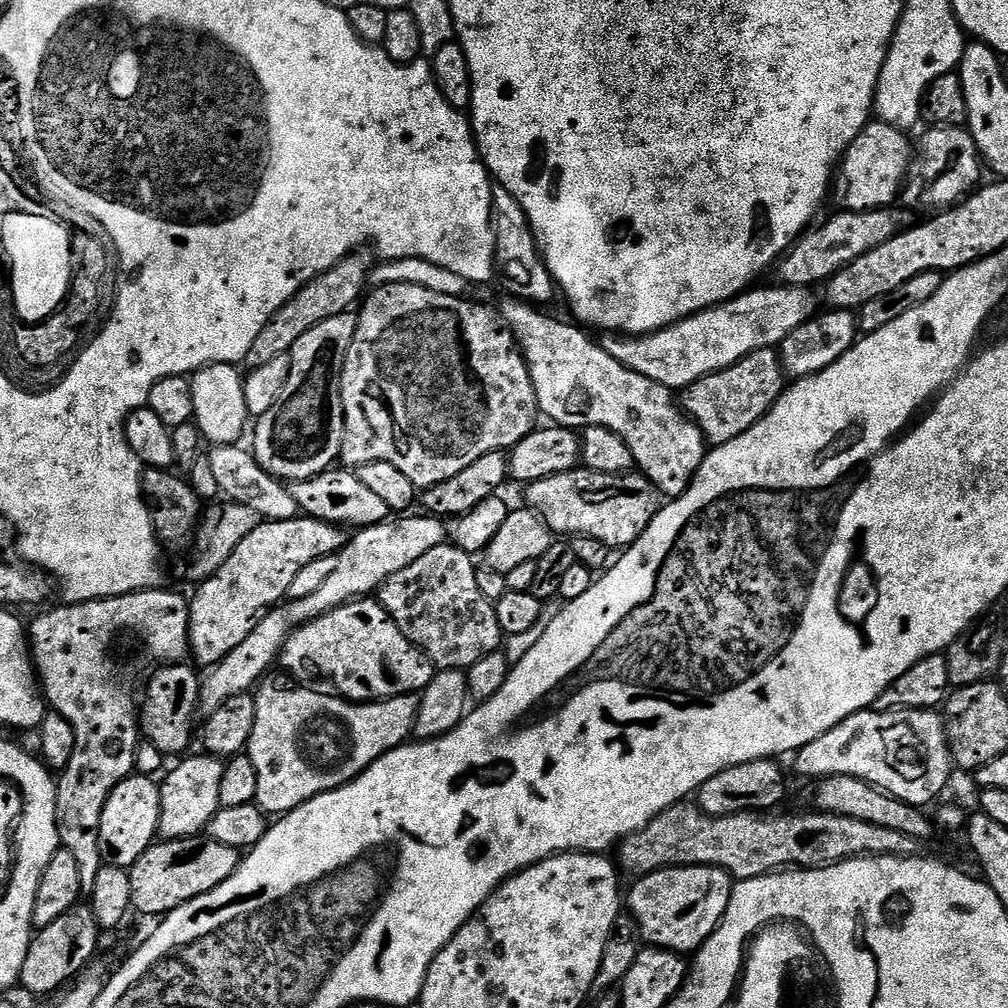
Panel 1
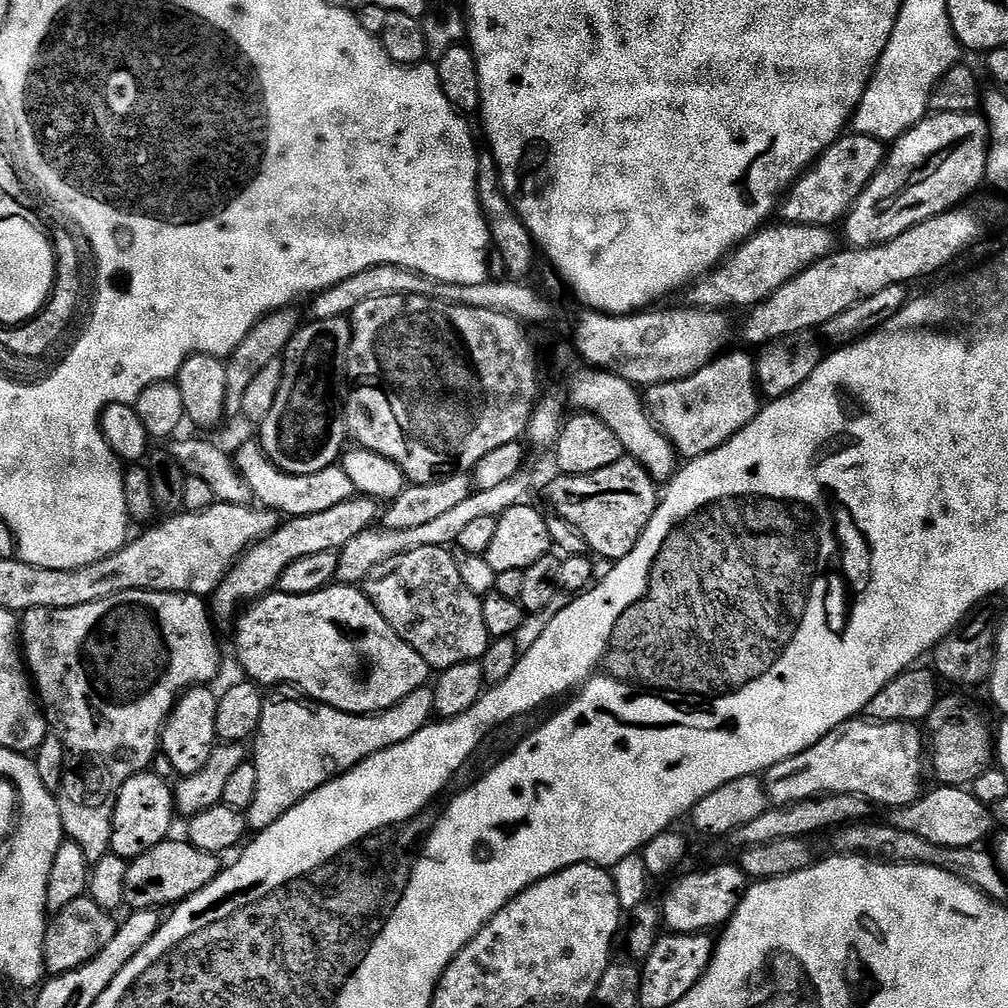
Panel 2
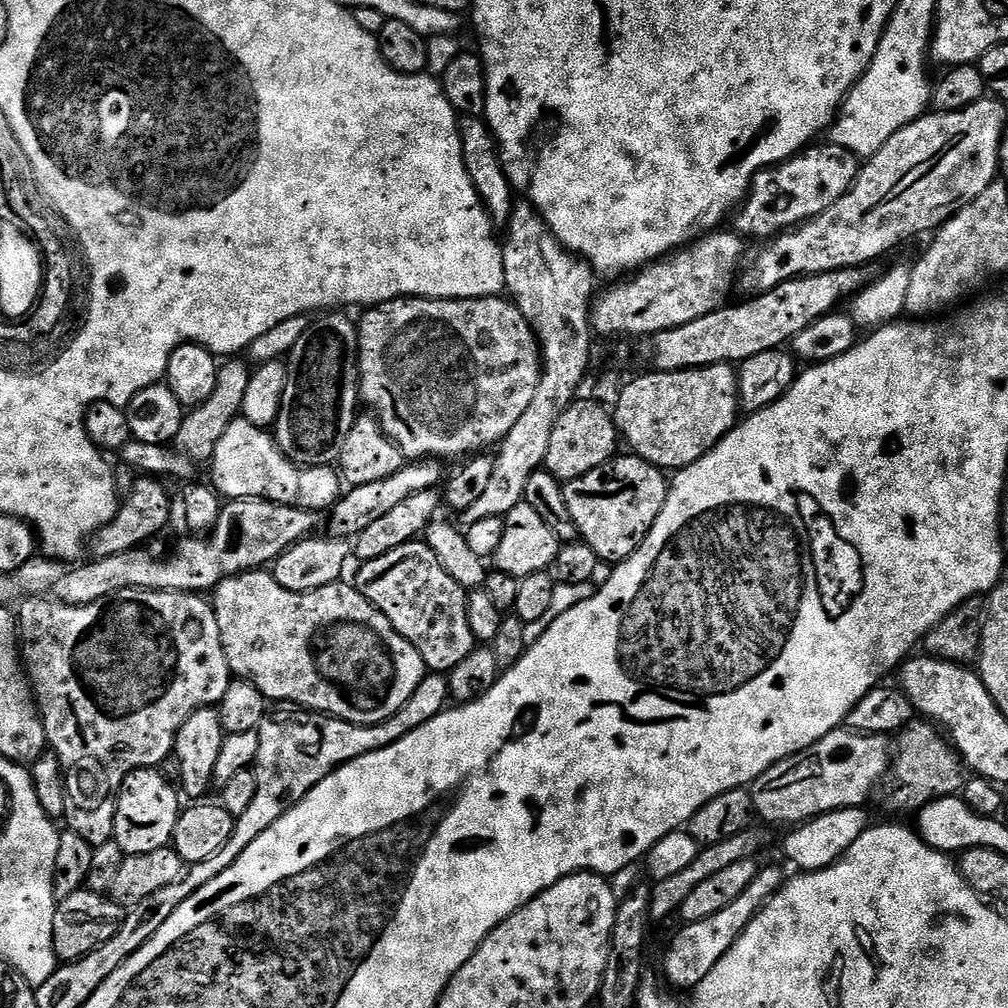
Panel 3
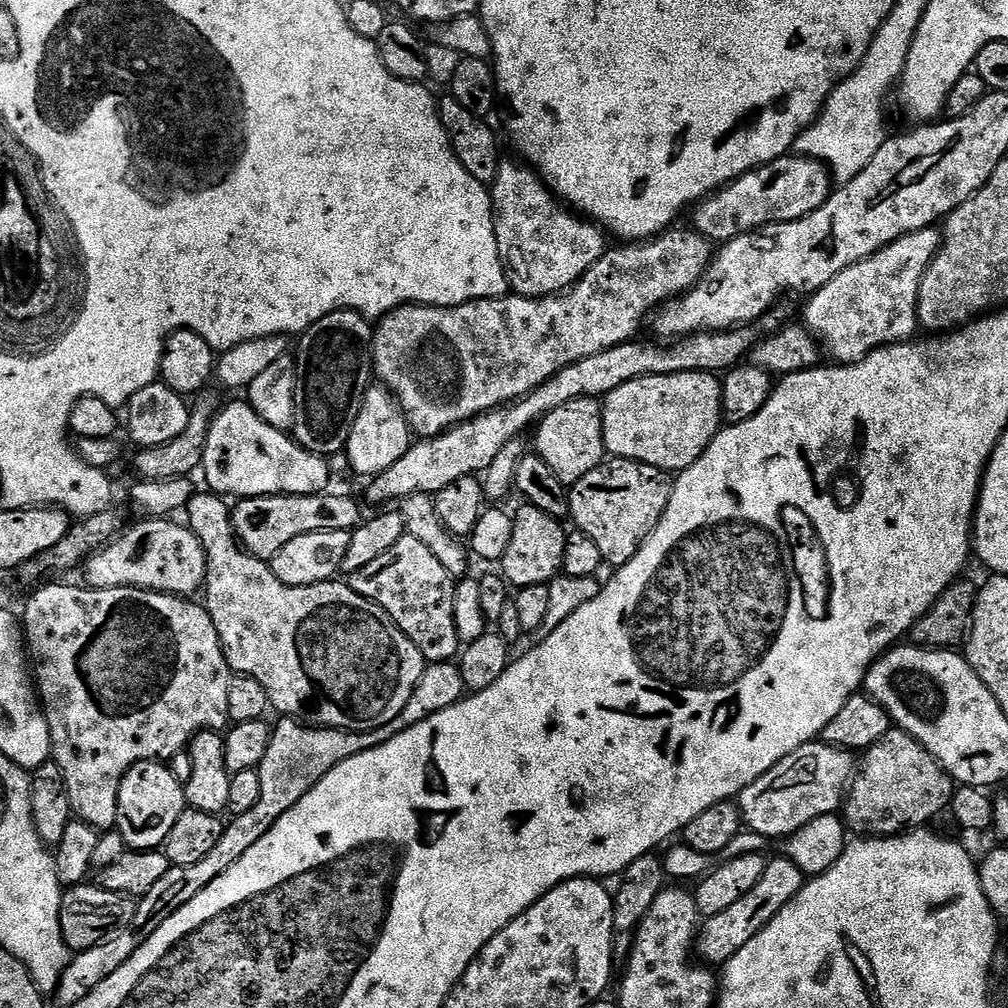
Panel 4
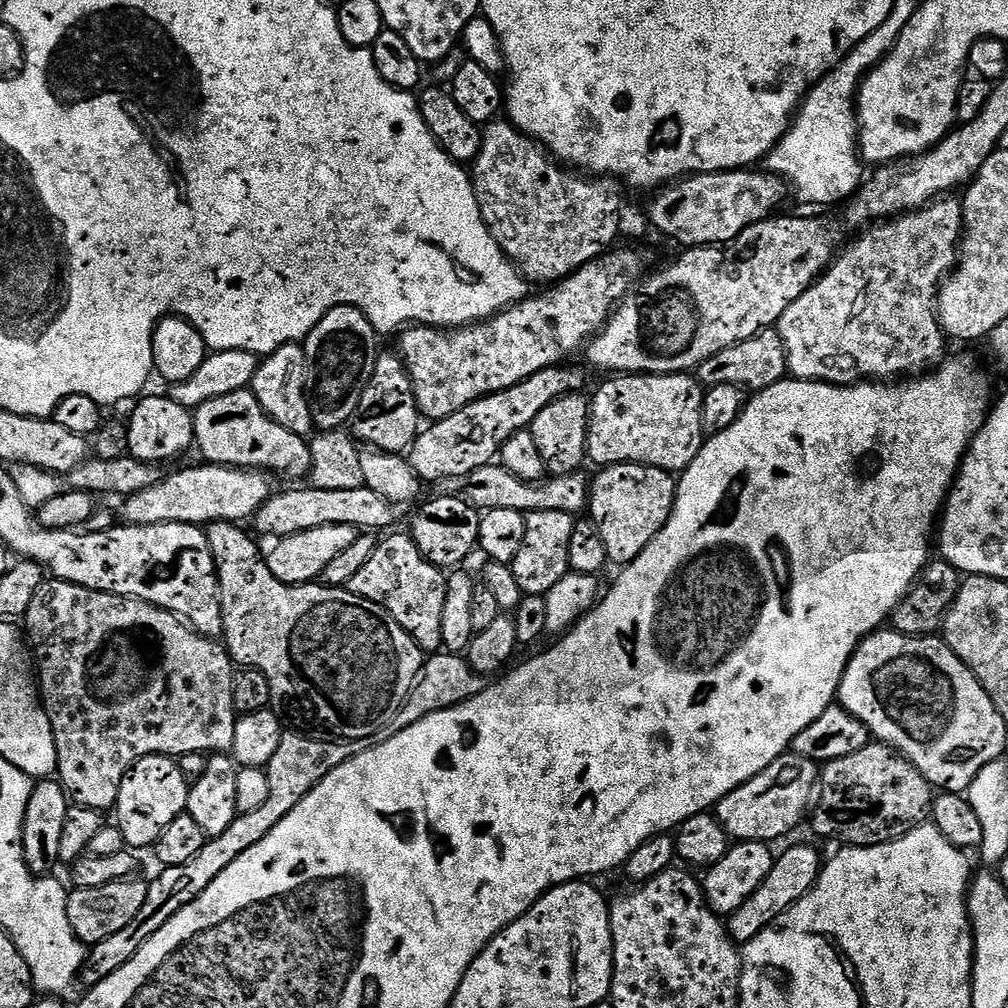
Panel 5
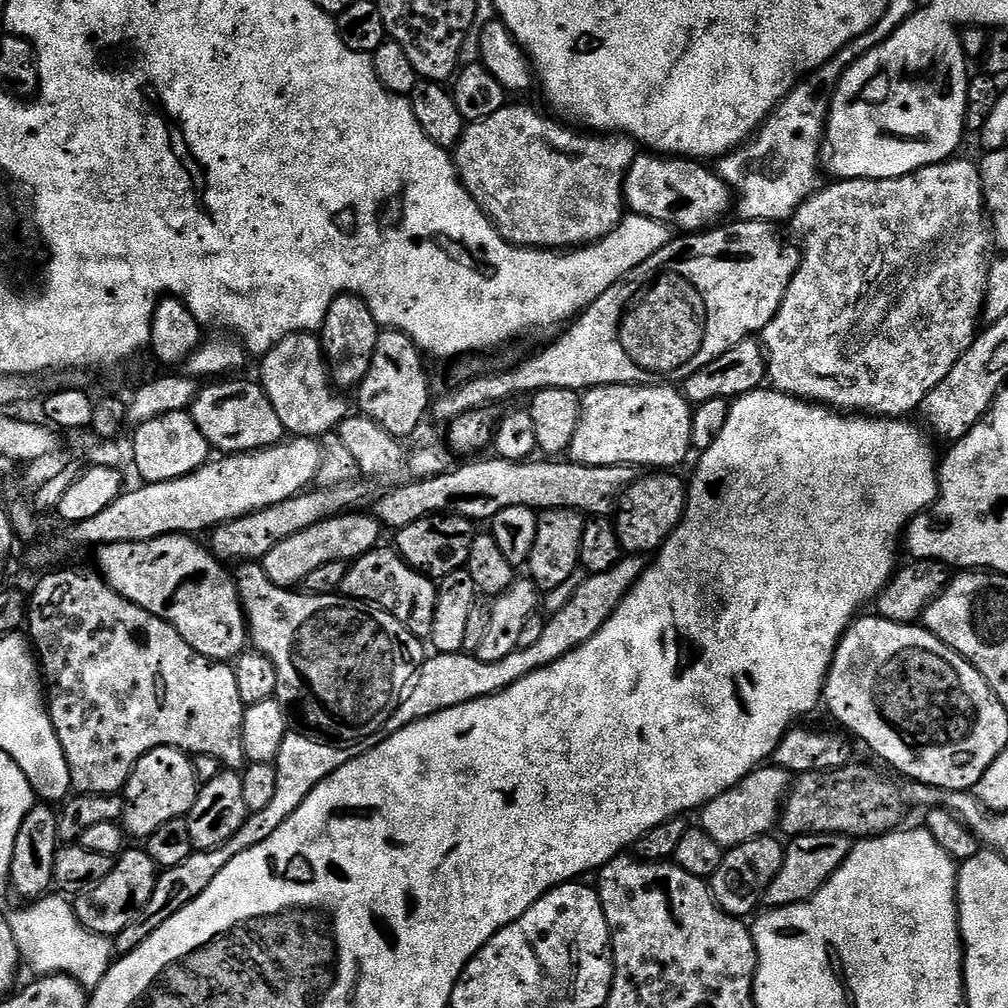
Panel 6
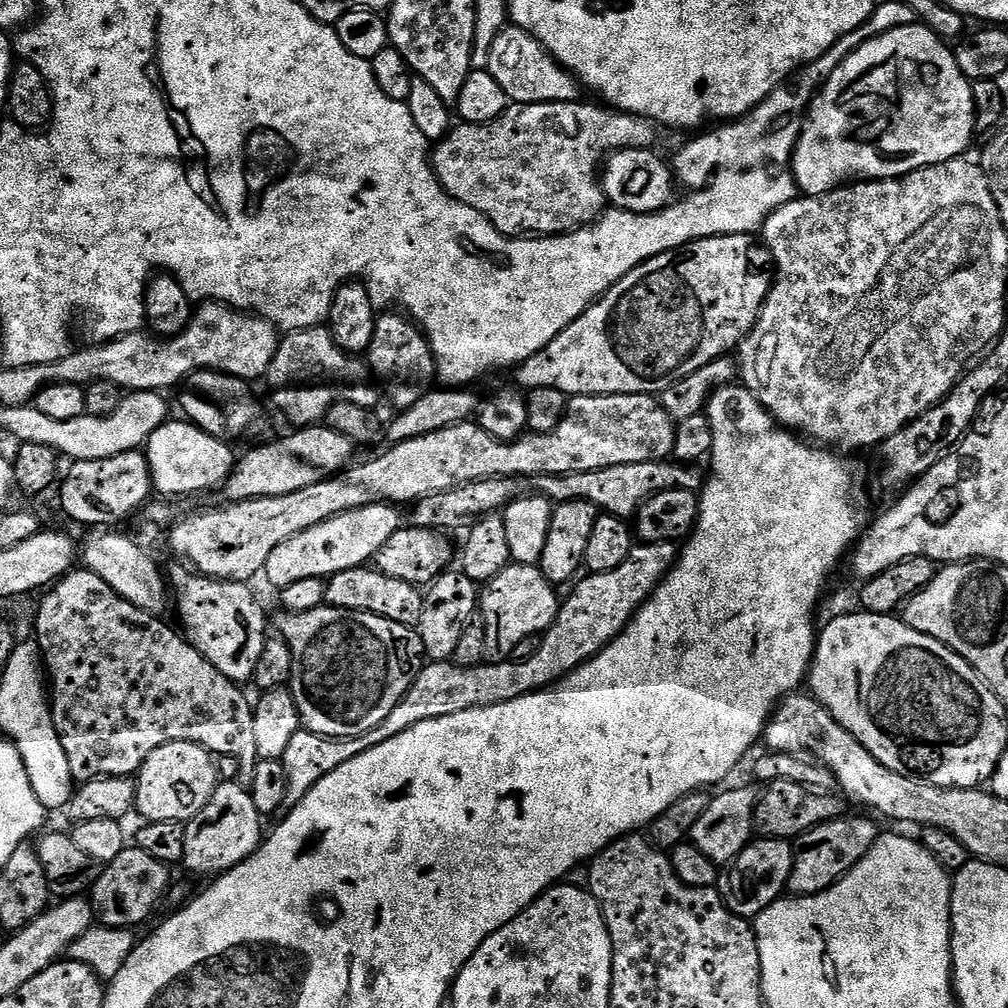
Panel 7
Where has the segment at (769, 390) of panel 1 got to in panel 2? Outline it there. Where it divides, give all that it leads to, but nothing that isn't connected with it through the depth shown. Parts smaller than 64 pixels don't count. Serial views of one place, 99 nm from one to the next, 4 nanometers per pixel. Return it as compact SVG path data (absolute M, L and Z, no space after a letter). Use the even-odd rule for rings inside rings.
M731 352L717 356L712 363L686 378L654 384L647 389L646 404L650 415L659 424L660 431L674 441L681 457L691 458L712 452L734 438L734 434L742 431L760 413L762 393L756 379L757 361L748 352Z

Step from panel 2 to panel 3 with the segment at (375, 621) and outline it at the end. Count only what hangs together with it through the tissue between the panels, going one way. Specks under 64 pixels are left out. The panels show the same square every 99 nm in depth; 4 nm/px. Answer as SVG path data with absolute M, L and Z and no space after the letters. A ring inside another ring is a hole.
M253 570L239 572L236 576L225 576L211 593L210 603L218 618L218 634L222 634L222 650L226 650L226 662L230 666L233 677L254 682L254 686L262 690L264 699L269 702L284 700L280 702L288 706L306 708L309 712L323 712L325 716L338 716L351 724L377 724L398 714L398 710L402 710L402 706L410 702L410 694L414 694L414 690L418 690L418 686L424 681L426 669L422 654L418 654L414 645L406 638L402 638L402 634L394 630L394 626L390 626L382 610L375 608L351 583L344 583L327 584L309 592L295 592L278 586L278 582L268 570Z

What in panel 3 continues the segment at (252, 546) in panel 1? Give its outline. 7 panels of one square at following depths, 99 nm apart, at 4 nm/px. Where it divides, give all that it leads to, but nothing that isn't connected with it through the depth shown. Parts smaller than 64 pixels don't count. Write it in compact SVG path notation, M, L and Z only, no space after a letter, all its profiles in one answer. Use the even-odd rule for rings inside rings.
M418 460L405 463L398 474L390 474L390 478L381 478L379 482L370 482L357 488L349 487L331 507L332 517L329 520L327 517L326 520L326 528L327 524L329 528L327 531L336 538L360 536L366 526L371 526L376 519L382 518L389 510L394 510L394 506L399 506L405 498L410 498L410 494L418 494L431 488L439 489L446 480L444 468L445 465L438 460Z

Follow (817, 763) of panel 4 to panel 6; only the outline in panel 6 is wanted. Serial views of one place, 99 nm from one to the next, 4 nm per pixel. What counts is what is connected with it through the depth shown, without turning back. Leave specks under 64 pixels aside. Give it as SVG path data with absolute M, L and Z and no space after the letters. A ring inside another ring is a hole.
M761 766L757 768L756 771L751 772L746 778L739 780L733 788L718 794L718 798L714 798L711 802L704 805L699 813L699 816L701 815L700 820L698 820L699 827L704 828L706 834L710 834L710 838L714 838L714 842L718 842L718 846L722 846L725 850L737 848L740 844L750 842L759 836L769 835L777 827L780 810L784 798L788 794L788 789L792 786L793 779L793 773L787 772L784 768L775 766Z

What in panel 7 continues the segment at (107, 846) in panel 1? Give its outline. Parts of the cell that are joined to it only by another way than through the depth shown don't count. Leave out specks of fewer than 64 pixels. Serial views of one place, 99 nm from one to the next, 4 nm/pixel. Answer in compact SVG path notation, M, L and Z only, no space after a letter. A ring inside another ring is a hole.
M170 742L166 746L158 746L150 758L140 768L135 777L137 813L141 812L148 822L166 822L193 820L210 802L210 794L214 794L218 777L216 761L213 753L194 742Z

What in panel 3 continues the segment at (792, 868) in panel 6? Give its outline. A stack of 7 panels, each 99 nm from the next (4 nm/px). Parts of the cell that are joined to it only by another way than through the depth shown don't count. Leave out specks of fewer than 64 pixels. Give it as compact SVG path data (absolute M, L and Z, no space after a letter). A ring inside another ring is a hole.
M768 864L765 868L763 865L757 871L754 882L750 882L750 886L746 886L746 890L742 890L742 895L734 898L734 902L730 902L730 906L726 906L726 910L718 910L718 914L714 914L710 918L702 918L702 922L684 924L681 932L669 942L668 949L664 952L665 977L663 976L663 979L676 990L697 988L702 982L702 978L706 978L706 974L710 974L710 970L714 970L714 966L718 966L722 954L726 954L726 950L730 950L730 946L734 946L734 942L738 942L742 930L746 930L746 926L750 926L752 919L765 908L772 899L772 895L785 882L786 875L784 876L783 870L778 865Z

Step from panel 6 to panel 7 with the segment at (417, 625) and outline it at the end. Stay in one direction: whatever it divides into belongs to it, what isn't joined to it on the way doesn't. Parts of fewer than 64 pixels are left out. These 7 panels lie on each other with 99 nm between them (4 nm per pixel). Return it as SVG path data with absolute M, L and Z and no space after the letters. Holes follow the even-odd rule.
M365 566L334 574L324 585L324 604L329 608L378 614L382 618L390 618L390 622L416 628L422 618L424 592L417 585L402 582L402 578L390 578L374 566Z

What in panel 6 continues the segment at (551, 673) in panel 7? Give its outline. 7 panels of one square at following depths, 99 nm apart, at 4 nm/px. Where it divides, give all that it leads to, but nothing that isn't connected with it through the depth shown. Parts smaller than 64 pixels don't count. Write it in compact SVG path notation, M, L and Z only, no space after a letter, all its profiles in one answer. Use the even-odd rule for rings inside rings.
M624 554L620 561L610 566L610 570L602 570L602 574L588 574L582 586L566 602L566 606L547 617L541 636L531 646L516 648L506 654L506 658L498 658L498 662L482 662L474 654L465 651L436 652L429 655L408 685L392 717L380 728L379 735L393 736L398 734L398 730L422 718L430 718L442 710L452 710L454 706L462 706L466 702L474 702L478 698L486 698L490 694L506 690L528 674L534 674L534 670L542 670L558 662L558 658L570 654L578 646L590 642L590 638L594 638L594 634L602 630L614 610L618 610L632 585L644 573L645 567L643 555ZM289 730L286 738L282 738L282 750L278 750L274 761L278 770L278 794L274 794L274 799L264 809L249 812L242 830L238 830L238 834L234 834L234 838L227 840L223 846L211 848L205 852L193 851L192 856L186 858L186 862L173 868L165 868L157 875L154 894L144 907L144 911L140 913L138 919L130 922L130 926L126 926L126 930L122 930L114 938L114 948L120 956L130 954L135 948L142 946L142 942L146 942L146 938L150 938L150 934L154 934L154 930L158 930L158 926L166 922L166 918L170 918L178 910L182 910L182 906L198 898L202 890L206 890L206 886L210 886L210 882L214 882L214 878L222 874L224 867L234 858L238 858L238 854L266 842L266 838L270 838L270 834L274 834L274 830L278 830L278 826L282 826L282 822L286 822L286 818L290 818L290 814L294 814L294 810L298 810L298 806L306 802L308 795L322 781L328 780L330 774L346 766L346 762L361 756L366 749L378 746L381 737L366 736L363 737L362 743L324 740L315 740L312 736L303 736L296 730Z

